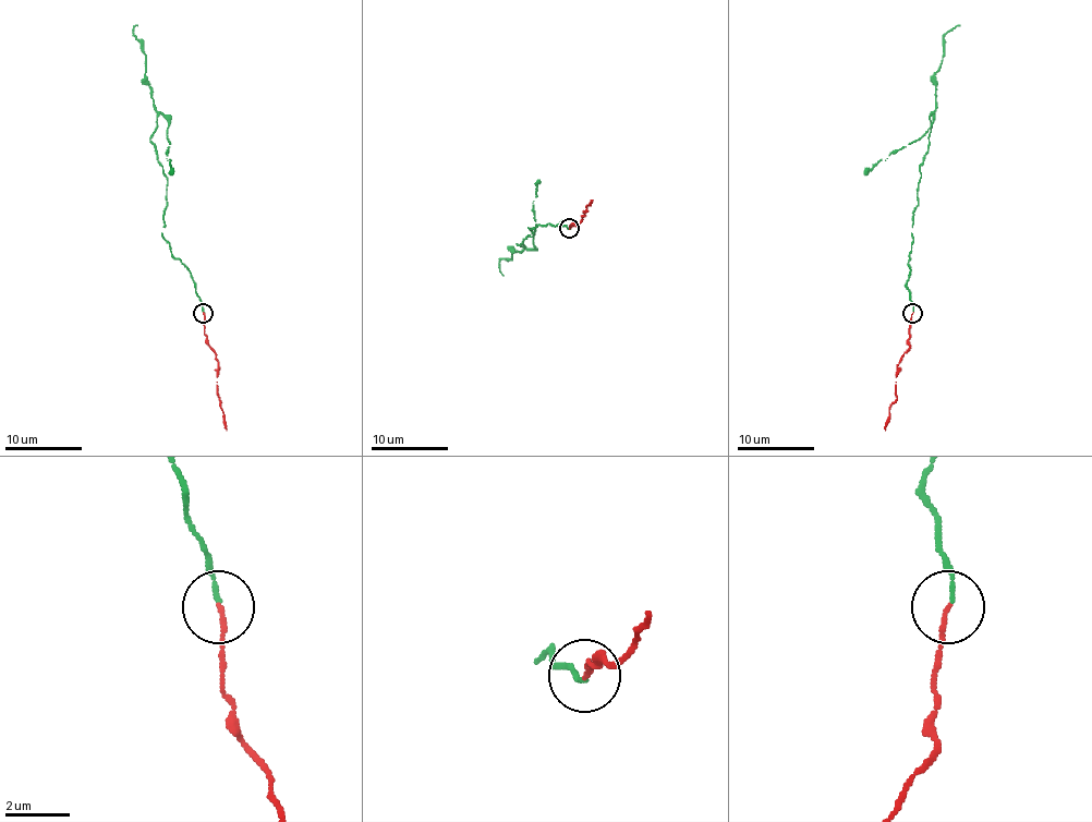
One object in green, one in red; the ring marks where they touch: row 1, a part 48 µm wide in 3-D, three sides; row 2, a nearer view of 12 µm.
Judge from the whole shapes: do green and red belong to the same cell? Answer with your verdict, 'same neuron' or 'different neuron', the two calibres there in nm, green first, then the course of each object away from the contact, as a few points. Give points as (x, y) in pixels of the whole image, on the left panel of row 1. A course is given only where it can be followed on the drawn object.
same neuron; 120 nm thick on the green side, 130 nm on the other; green runs (203, 312), (187, 267), (162, 234), (168, 180), (150, 140), (158, 112), (133, 35), (136, 25); red runs (203, 314), (208, 347), (218, 362), (216, 395), (226, 430)

